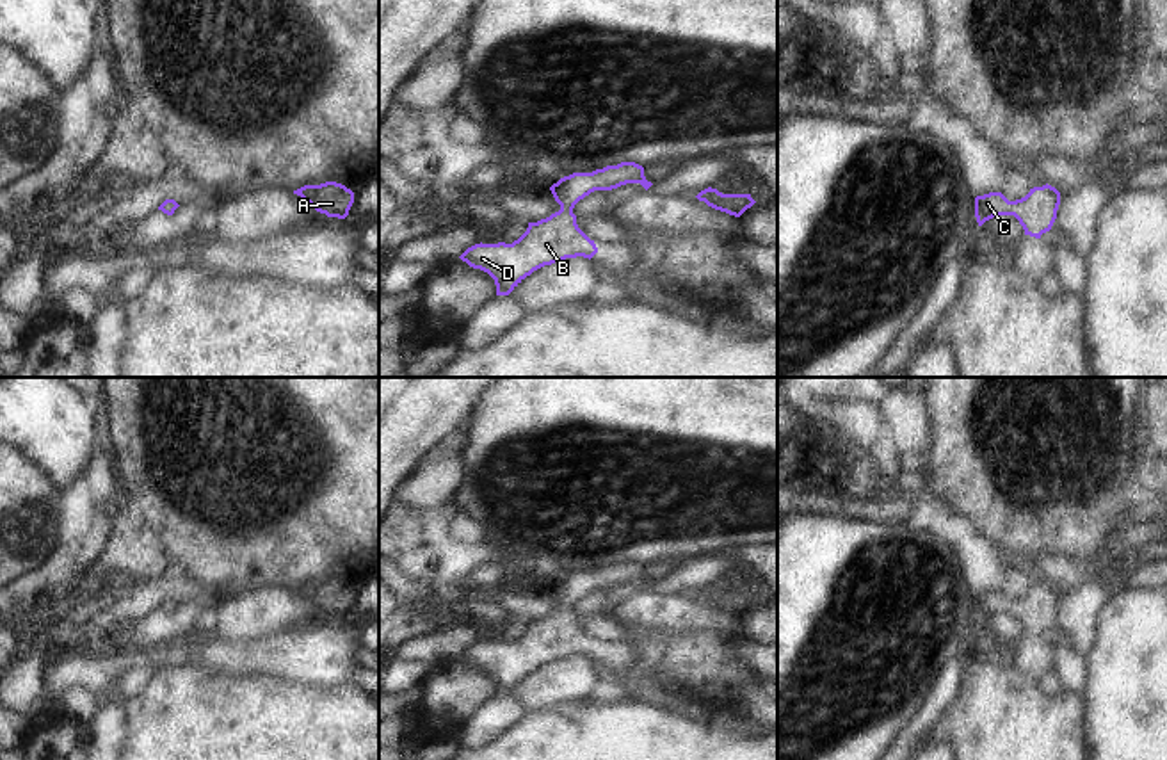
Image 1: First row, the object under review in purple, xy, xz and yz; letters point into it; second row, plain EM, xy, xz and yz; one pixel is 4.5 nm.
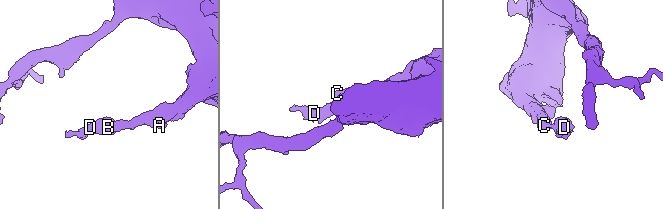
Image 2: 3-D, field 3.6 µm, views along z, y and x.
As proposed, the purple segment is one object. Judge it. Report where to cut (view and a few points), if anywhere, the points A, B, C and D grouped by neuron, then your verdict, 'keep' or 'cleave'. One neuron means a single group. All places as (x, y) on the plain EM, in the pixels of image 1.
cut none; groups A B C D; keep

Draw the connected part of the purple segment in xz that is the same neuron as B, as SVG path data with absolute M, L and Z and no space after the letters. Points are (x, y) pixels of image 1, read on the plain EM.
M635 561L607 564L592 571L573 571L550 586L560 609L537 621L512 643L475 643L459 657L473 667L487 671L496 683L496 694L509 694L534 669L566 657L592 657L598 651L576 623L575 603L594 589L612 589L626 582L653 584L644 566Z

